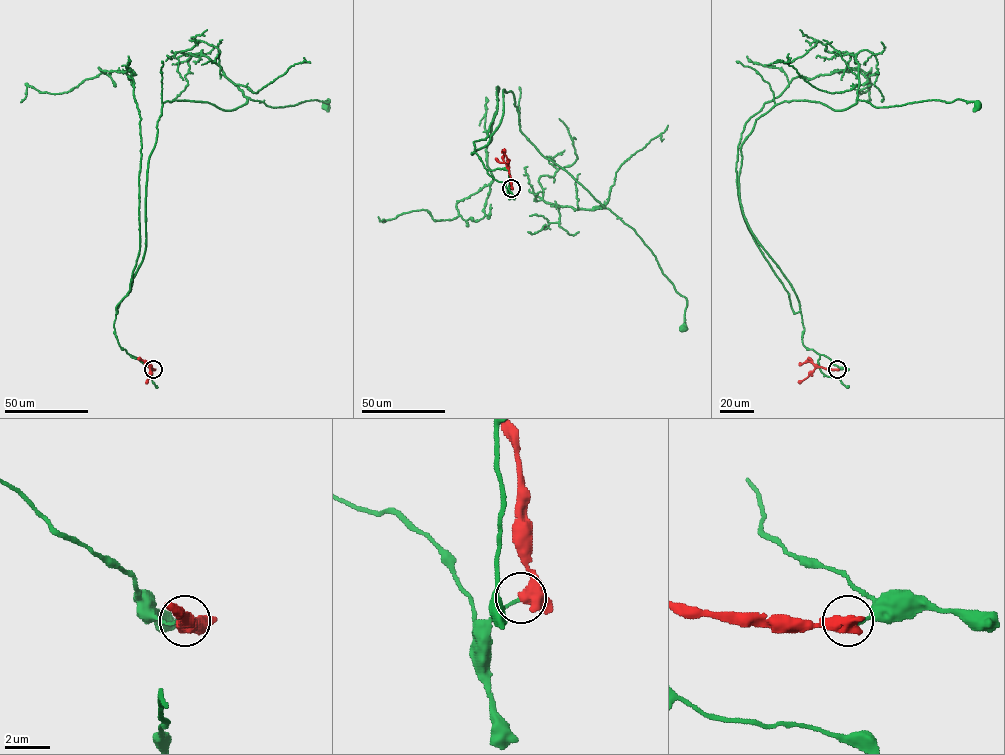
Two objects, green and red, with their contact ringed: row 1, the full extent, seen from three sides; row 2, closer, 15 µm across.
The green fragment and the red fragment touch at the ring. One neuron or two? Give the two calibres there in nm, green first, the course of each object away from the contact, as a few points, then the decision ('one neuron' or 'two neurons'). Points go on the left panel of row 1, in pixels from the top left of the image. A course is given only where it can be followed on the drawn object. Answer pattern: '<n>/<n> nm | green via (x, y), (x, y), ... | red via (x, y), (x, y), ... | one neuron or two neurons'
110/440 nm | green via (153, 369), (113, 325), (145, 248), (162, 103), (325, 105) | red via (153, 369), (150, 368), (146, 382) | two neurons

